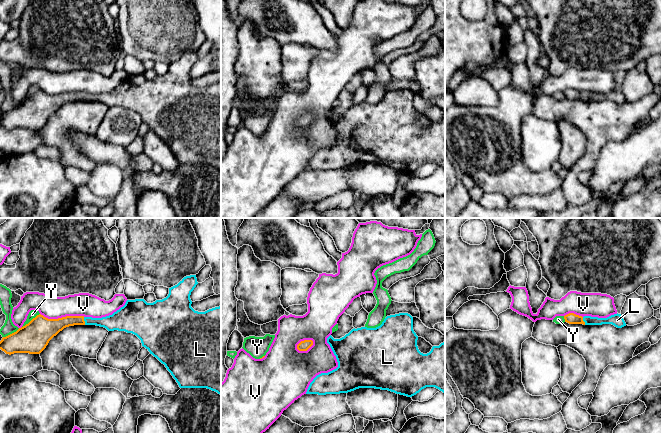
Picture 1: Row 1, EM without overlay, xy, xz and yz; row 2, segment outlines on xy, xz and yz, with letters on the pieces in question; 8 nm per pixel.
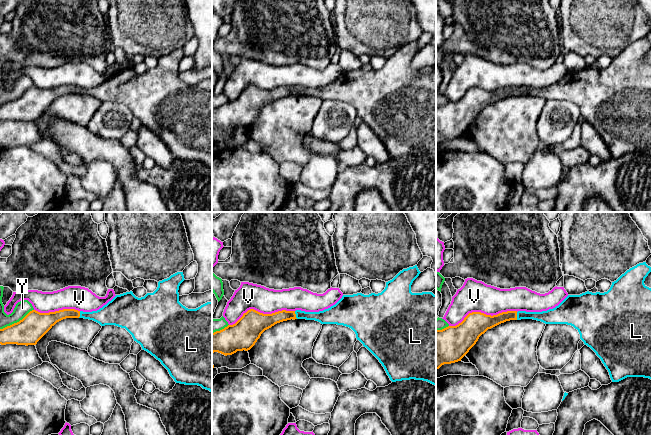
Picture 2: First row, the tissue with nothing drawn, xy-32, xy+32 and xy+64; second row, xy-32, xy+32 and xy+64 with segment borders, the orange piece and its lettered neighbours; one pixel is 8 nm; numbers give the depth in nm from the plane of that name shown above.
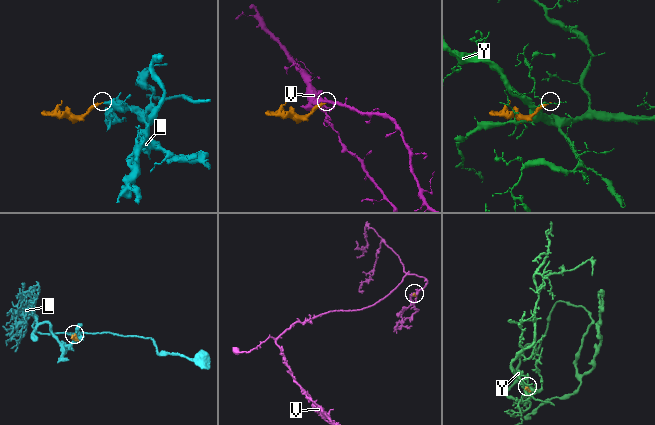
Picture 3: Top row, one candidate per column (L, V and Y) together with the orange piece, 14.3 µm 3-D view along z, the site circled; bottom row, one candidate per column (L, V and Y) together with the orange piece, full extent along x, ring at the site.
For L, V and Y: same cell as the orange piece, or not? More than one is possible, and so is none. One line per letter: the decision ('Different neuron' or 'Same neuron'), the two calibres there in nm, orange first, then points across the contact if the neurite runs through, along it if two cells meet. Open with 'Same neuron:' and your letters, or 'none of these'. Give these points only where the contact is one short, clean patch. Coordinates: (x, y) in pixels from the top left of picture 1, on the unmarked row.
Same neuron: L
L: Same neuron. Thickness 120 nm (orange) against 130 nm. Path across: xy (54, 102), (67, 97), (84, 97), (115, 97)
V: Different neuron. Thickness 220 nm (orange) against 190 nm
Y: Different neuron. Thickness 240 nm (orange) against 70 nm

